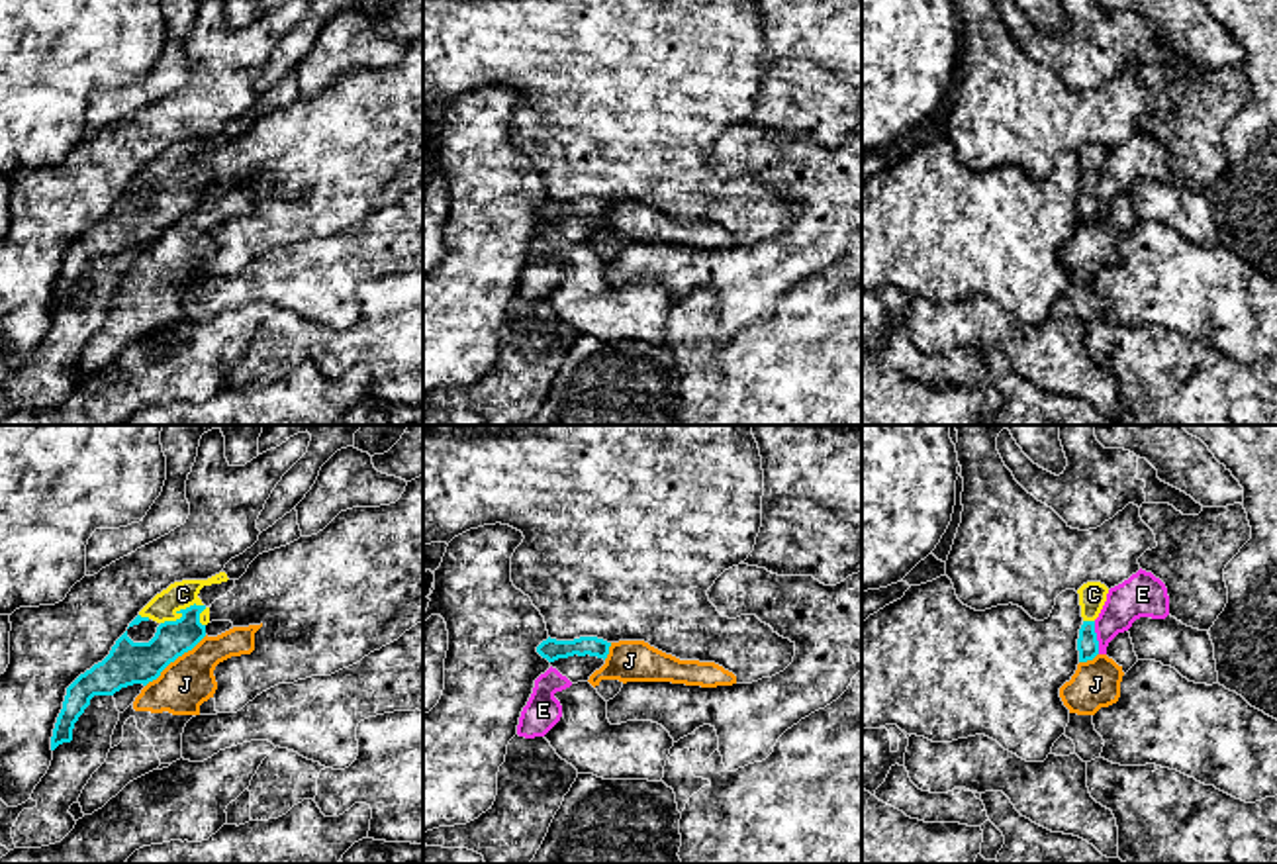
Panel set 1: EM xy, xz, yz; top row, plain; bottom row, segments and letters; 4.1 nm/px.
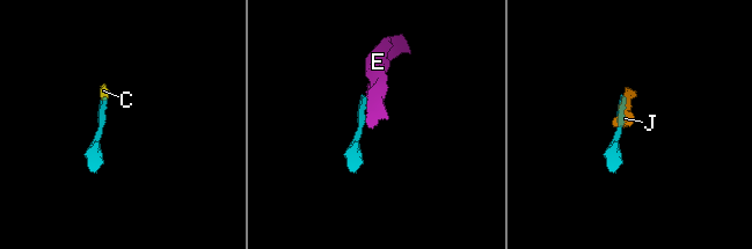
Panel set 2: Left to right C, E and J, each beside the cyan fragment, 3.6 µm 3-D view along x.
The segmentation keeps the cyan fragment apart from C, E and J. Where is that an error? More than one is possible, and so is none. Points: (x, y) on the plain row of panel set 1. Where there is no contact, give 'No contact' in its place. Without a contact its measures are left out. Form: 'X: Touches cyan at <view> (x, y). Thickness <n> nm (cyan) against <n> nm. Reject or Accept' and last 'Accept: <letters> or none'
C: Touches cyan at xy (181, 173). Thickness 160 nm (cyan) against 110 nm. Accept
E: Touches cyan at yz (1095, 198). Thickness 90 nm (cyan) against 180 nm. Reject
J: Touches cyan at xy (175, 220). Thickness 180 nm (cyan) against 220 nm. Reject
Accept: C

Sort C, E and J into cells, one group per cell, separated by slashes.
C / E / J

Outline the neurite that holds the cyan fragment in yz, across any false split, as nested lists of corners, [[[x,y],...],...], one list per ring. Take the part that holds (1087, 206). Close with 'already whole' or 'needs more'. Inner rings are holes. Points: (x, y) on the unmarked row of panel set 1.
[[[1087,143],[1077,151],[1077,155],[1083,178],[1083,186],[1079,190],[1077,200],[1077,212],[1079,212],[1079,223],[1087,223],[1099,216],[1095,180],[1099,178],[1107,163],[1109,149],[1101,143]]]; needs more

